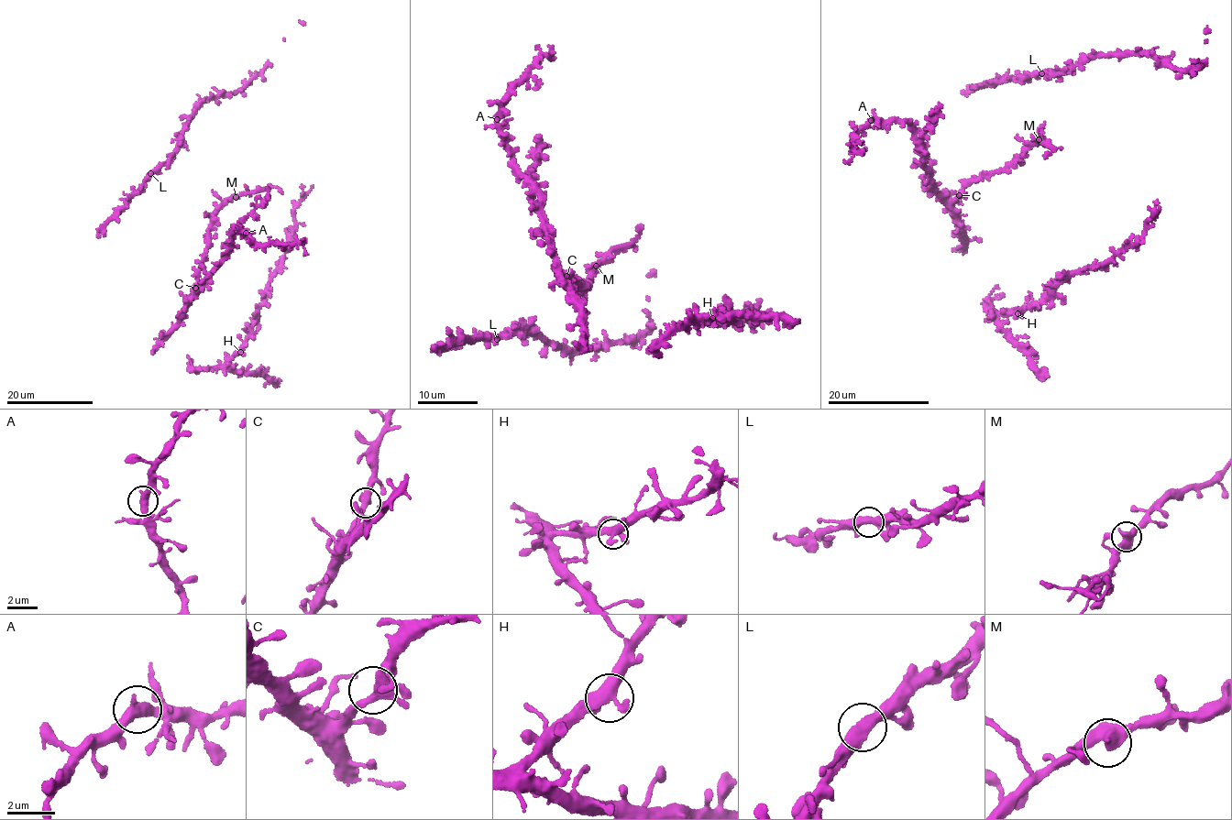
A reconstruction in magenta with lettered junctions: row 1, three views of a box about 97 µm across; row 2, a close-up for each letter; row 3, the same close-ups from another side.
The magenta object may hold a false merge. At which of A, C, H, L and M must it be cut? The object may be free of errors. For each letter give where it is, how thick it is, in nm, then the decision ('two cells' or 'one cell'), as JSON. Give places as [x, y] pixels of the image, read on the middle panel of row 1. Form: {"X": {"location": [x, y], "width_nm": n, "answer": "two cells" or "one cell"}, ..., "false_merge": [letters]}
{"A": {"location": [497, 119], "width_nm": 440, "answer": "one cell"}, "C": {"location": [566, 276], "width_nm": 360, "answer": "one cell"}, "H": {"location": [712, 318], "width_nm": 480, "answer": "one cell"}, "L": {"location": [497, 339], "width_nm": 480, "answer": "one cell"}, "M": {"location": [596, 266], "width_nm": 400, "answer": "one cell"}, "false_merge": []}

